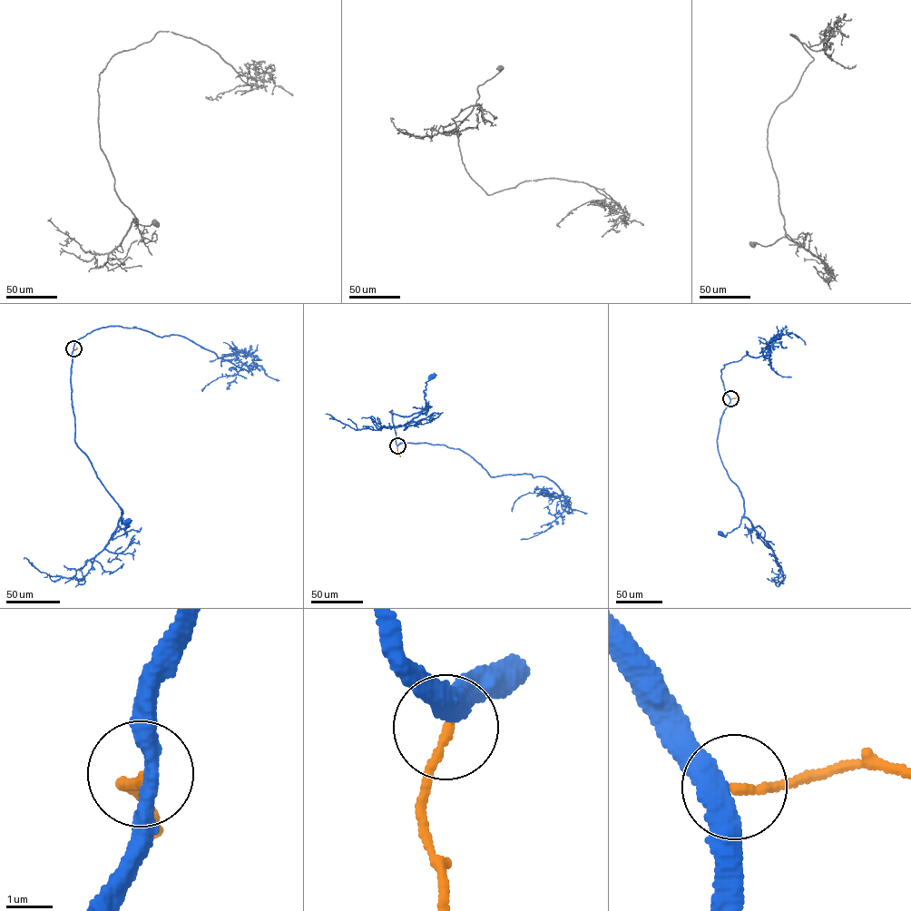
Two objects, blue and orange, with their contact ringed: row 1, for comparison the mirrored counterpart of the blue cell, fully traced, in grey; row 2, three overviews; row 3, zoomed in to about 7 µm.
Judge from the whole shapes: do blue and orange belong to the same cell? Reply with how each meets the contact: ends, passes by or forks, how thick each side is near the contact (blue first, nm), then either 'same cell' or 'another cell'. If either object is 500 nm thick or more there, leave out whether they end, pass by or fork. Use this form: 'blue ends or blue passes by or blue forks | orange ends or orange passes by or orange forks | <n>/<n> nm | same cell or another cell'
blue passes by | orange ends | 400/200 nm | another cell

